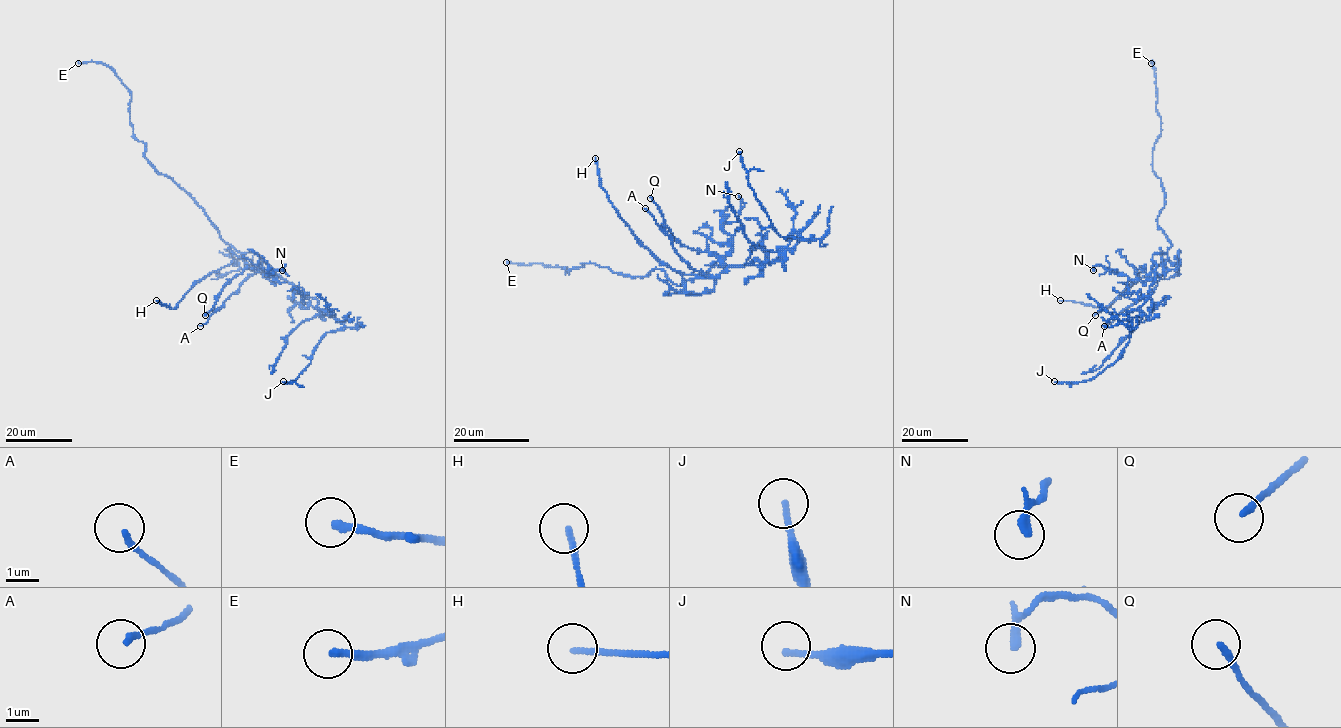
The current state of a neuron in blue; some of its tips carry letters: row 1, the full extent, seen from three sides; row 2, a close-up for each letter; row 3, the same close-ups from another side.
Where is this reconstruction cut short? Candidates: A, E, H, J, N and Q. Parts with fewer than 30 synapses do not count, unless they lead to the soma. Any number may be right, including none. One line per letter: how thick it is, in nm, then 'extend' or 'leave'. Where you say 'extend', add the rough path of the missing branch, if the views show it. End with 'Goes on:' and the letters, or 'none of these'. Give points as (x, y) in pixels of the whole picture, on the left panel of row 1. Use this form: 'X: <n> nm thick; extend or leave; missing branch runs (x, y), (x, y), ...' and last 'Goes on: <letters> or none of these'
A: 160 nm thick; leave
E: 240 nm thick; extend
H: 180 nm thick; leave
J: 170 nm thick; leave
N: 220 nm thick; leave
Q: 200 nm thick; leave
Goes on: E

